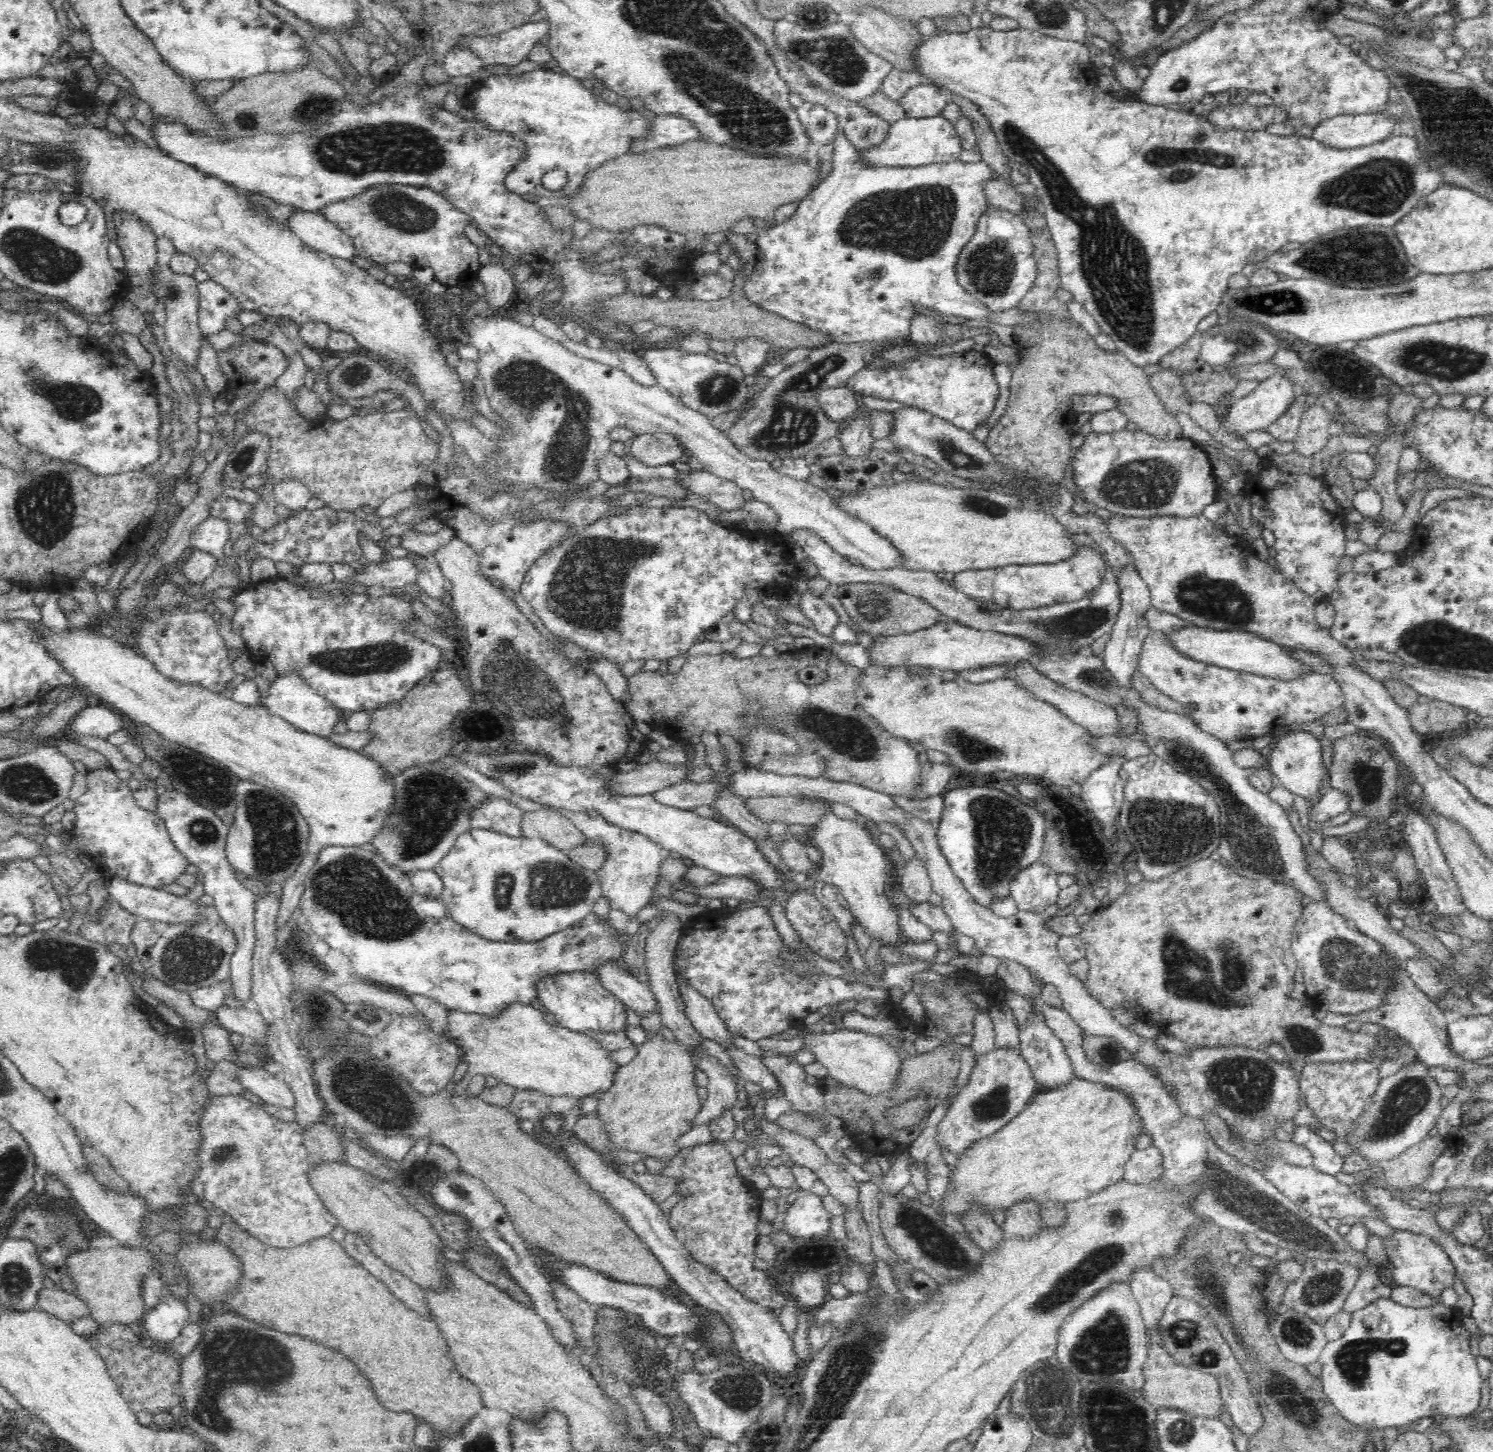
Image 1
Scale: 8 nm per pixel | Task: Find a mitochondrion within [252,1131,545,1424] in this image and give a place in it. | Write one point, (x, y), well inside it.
(460, 1191)

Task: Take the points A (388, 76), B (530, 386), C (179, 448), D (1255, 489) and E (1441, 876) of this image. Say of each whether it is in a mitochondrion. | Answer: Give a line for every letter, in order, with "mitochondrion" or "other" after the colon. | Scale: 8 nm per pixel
A: other
B: mitochondrion
C: other
D: other
E: other

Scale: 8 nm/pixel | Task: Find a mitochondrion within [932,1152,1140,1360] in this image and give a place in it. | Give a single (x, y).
(1108, 1256)

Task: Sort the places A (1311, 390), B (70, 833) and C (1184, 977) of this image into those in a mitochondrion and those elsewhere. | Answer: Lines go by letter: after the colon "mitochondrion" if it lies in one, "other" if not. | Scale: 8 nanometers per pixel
A: other
B: other
C: mitochondrion

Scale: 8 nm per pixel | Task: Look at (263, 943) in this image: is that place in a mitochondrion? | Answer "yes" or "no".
no

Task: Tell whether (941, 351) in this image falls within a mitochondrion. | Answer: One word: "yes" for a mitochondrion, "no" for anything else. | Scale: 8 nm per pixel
no

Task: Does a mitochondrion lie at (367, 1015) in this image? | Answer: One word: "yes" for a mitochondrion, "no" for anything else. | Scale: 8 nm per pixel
yes

